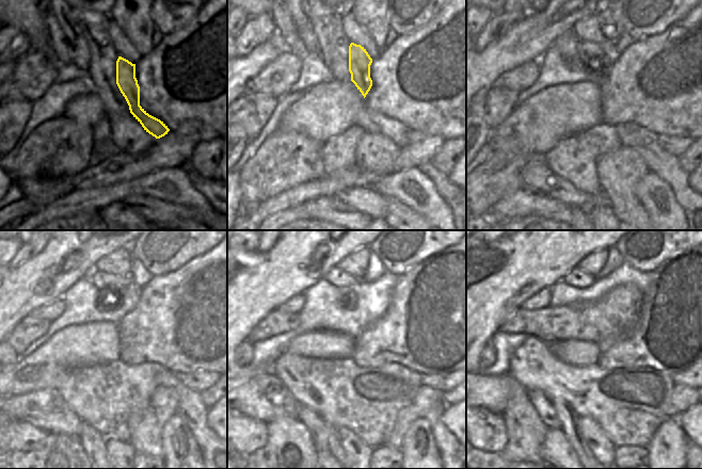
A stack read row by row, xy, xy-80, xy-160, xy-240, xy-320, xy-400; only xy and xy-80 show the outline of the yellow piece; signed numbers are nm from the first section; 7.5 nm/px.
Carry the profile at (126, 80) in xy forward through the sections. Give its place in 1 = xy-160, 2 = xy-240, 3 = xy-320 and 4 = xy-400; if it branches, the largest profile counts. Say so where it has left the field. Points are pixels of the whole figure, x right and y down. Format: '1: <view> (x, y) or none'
1: xy-160 (592, 52)
2: xy-240 (109, 286)
3: xy-320 (336, 276)
4: xy-400 (575, 277)

